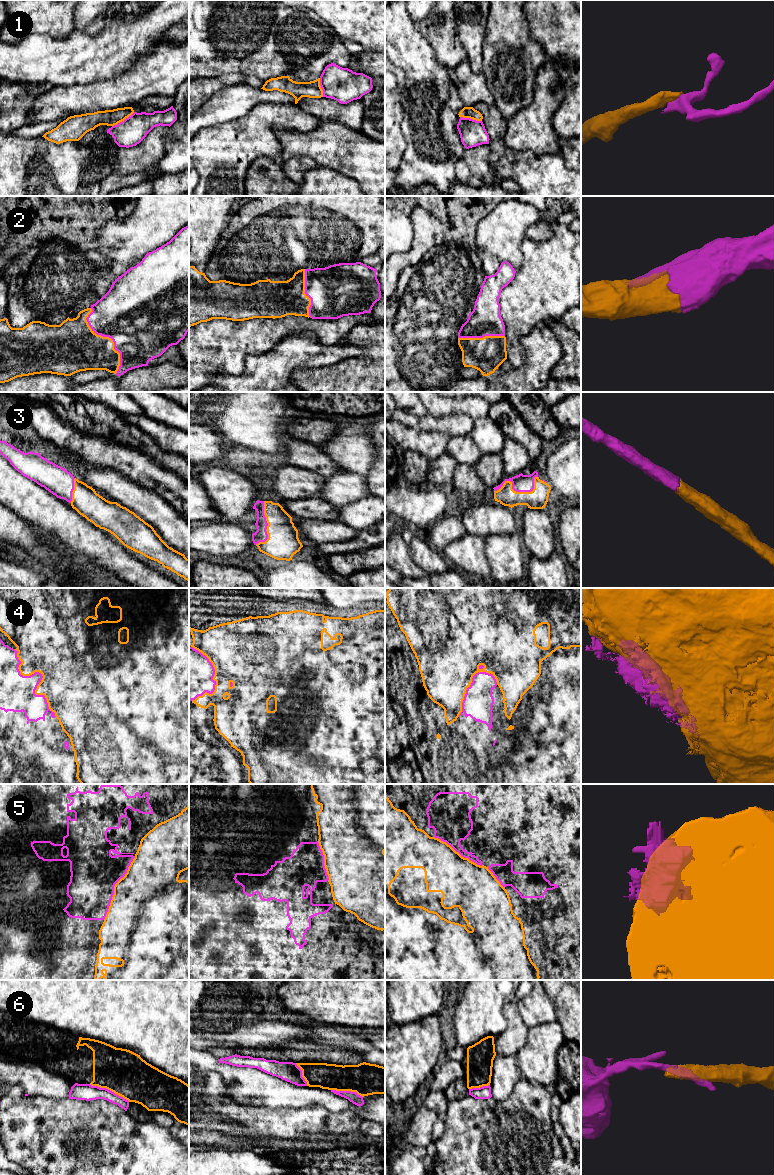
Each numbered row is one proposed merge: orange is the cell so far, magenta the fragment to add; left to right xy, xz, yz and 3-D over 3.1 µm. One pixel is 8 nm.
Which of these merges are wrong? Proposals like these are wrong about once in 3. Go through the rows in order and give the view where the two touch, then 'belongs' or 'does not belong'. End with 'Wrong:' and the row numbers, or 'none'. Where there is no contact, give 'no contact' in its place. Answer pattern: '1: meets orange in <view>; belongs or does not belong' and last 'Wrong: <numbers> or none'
1: meets orange in xy; does not belong
2: meets orange in xy; belongs
3: meets orange in yz; belongs
4: meets orange in xy; does not belong
5: meets orange in xy; belongs
6: meets orange in xy; does not belong
Wrong: 1, 4, 6

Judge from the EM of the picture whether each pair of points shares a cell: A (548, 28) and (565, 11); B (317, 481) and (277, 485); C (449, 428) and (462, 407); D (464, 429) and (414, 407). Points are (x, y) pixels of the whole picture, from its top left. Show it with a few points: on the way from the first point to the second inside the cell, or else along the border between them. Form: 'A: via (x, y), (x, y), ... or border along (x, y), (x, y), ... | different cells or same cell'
A: via (552, 24), (561, 15) | same cell
B: via (307, 483), (287, 483) | same cell
C: border along (434, 416), (467, 414), (473, 420) | different cells
D: border along (404, 410), (418, 416), (423, 416), (427, 413) | different cells

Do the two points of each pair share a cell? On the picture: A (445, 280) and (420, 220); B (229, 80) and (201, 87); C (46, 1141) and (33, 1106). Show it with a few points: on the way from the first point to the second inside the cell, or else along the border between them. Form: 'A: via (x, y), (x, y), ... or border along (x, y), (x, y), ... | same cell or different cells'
A: border along (443, 241), (434, 245), (415, 264) | different cells
B: via (222, 82), (208, 86) | same cell
C: via (38, 1132), (33, 1127), (33, 1115) | same cell

